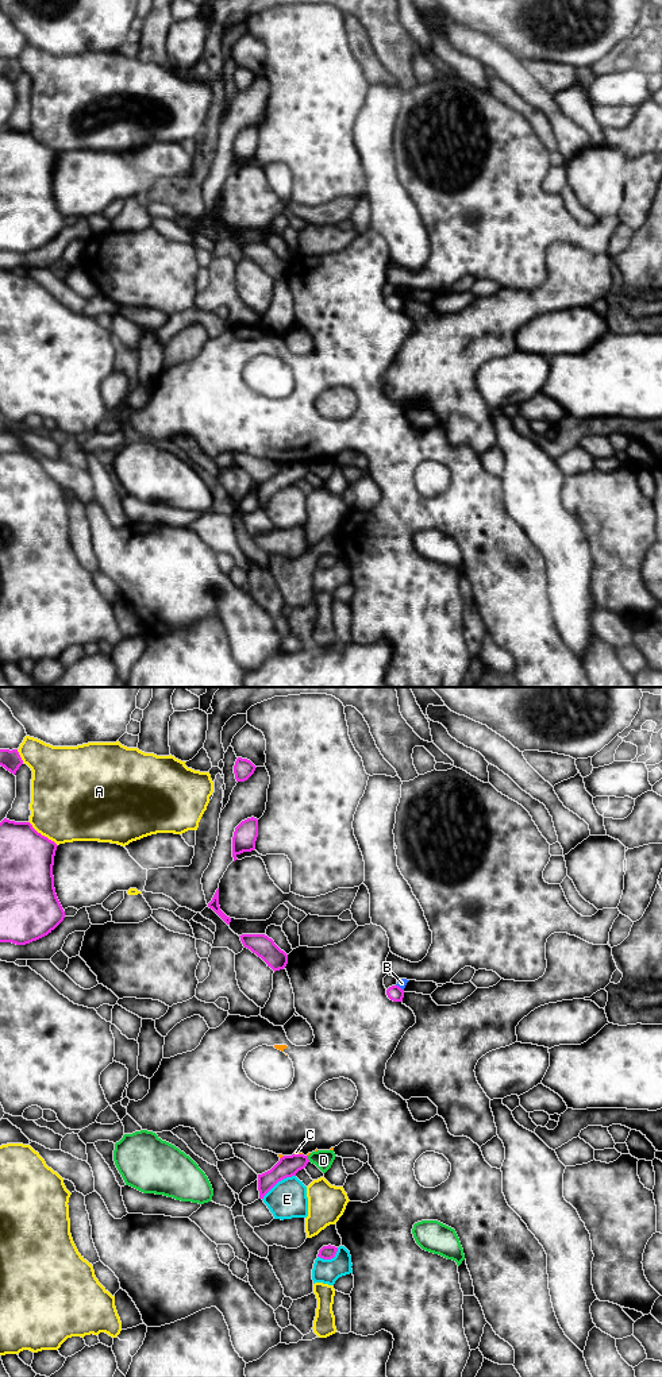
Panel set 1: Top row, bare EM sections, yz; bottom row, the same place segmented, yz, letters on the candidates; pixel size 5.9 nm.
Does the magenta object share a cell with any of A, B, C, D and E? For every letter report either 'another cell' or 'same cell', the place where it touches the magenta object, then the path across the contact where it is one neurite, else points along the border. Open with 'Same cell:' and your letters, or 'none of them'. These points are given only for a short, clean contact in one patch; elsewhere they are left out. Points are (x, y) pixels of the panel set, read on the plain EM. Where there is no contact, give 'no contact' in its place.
Same cell: none of them
A: another cell; contact yz (41, 143)
B: another cell; contact yz (399, 296); border yz (396, 293), (403, 299)
C: another cell; contact yz (297, 463); border yz (293, 462), (301, 463)
D: another cell; contact yz (307, 467)
E: another cell; contact yz (277, 490)

